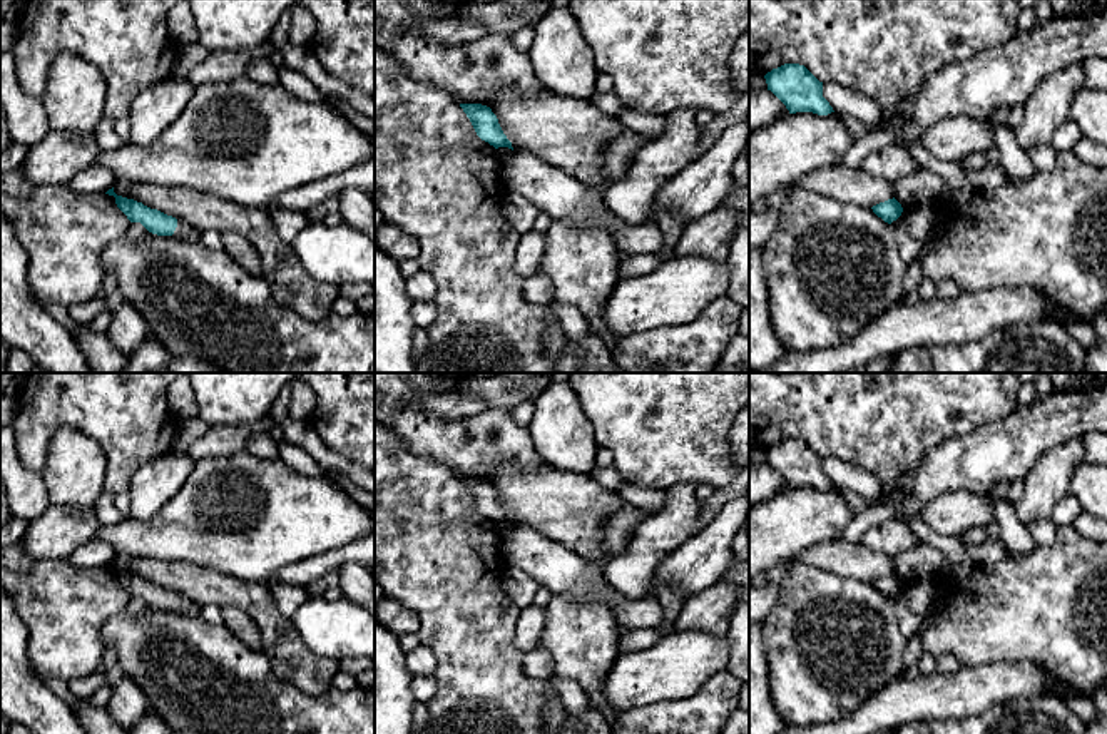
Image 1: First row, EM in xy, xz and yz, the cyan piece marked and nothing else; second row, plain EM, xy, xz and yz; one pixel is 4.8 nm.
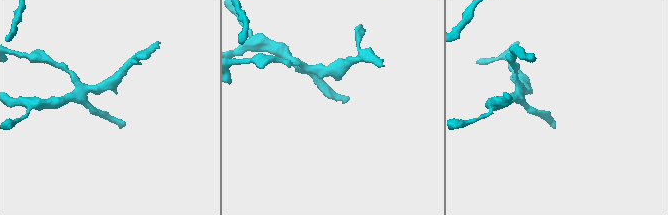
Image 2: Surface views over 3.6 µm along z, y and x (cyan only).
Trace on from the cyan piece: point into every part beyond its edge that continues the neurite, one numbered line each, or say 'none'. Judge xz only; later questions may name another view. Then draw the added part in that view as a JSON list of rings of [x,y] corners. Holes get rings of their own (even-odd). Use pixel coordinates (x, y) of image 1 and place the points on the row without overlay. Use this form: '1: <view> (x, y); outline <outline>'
none

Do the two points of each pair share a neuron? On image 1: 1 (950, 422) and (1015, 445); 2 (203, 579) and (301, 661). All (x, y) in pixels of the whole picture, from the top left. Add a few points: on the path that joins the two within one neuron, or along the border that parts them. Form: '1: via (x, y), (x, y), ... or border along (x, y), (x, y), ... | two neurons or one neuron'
1: border along (1010, 412), (938, 445) | two neurons
2: via (229, 591), (241, 594), (278, 634) | one neuron

